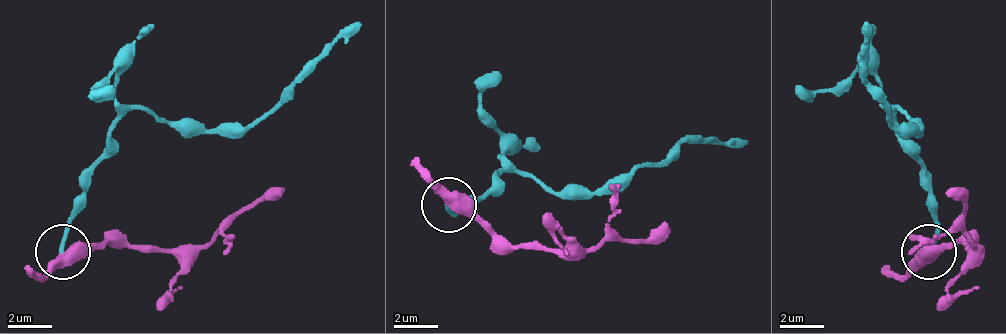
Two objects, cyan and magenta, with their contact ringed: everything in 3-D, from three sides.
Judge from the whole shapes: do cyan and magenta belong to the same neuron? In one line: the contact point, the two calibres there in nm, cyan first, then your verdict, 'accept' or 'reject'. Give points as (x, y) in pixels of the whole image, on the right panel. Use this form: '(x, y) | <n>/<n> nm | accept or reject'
(928, 251) | 180/550 nm | accept

